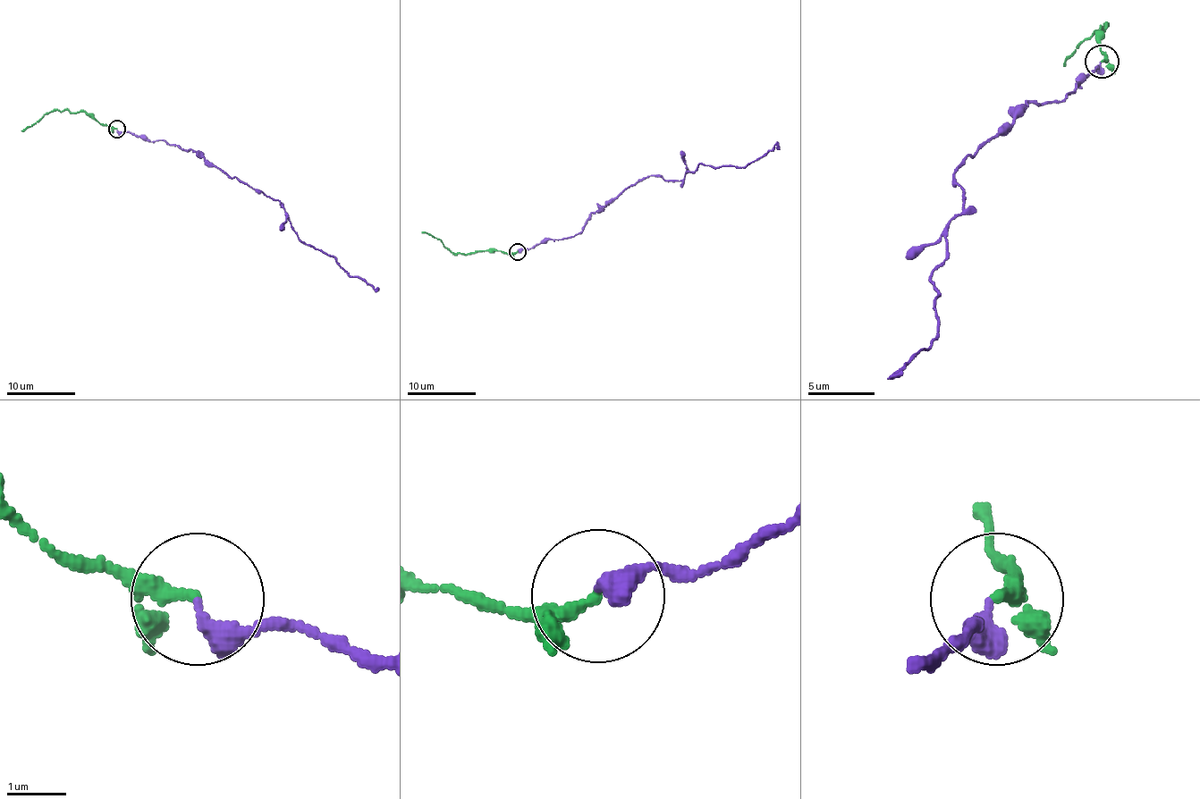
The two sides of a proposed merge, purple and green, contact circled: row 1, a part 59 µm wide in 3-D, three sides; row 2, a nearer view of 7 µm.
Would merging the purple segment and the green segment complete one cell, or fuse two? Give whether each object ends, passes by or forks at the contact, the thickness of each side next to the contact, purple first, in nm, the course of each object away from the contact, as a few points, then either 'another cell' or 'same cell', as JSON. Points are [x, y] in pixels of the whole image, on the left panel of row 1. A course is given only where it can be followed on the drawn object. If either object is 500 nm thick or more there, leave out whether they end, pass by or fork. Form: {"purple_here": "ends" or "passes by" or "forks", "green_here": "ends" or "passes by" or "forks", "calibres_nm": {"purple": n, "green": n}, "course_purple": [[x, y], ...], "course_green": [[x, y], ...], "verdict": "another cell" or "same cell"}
{"purple_here": "ends", "green_here": "passes by", "calibres_nm": {"purple": 300, "green": 170}, "course_purple": [[116, 129], [200, 154], [232, 178], [237, 176], [280, 202], [300, 240], [321, 248], [376, 292]], "course_green": [[116, 129], [101, 125], [83, 111], [70, 113], [66, 109], [53, 109], [21, 131]], "verdict": "same cell"}

